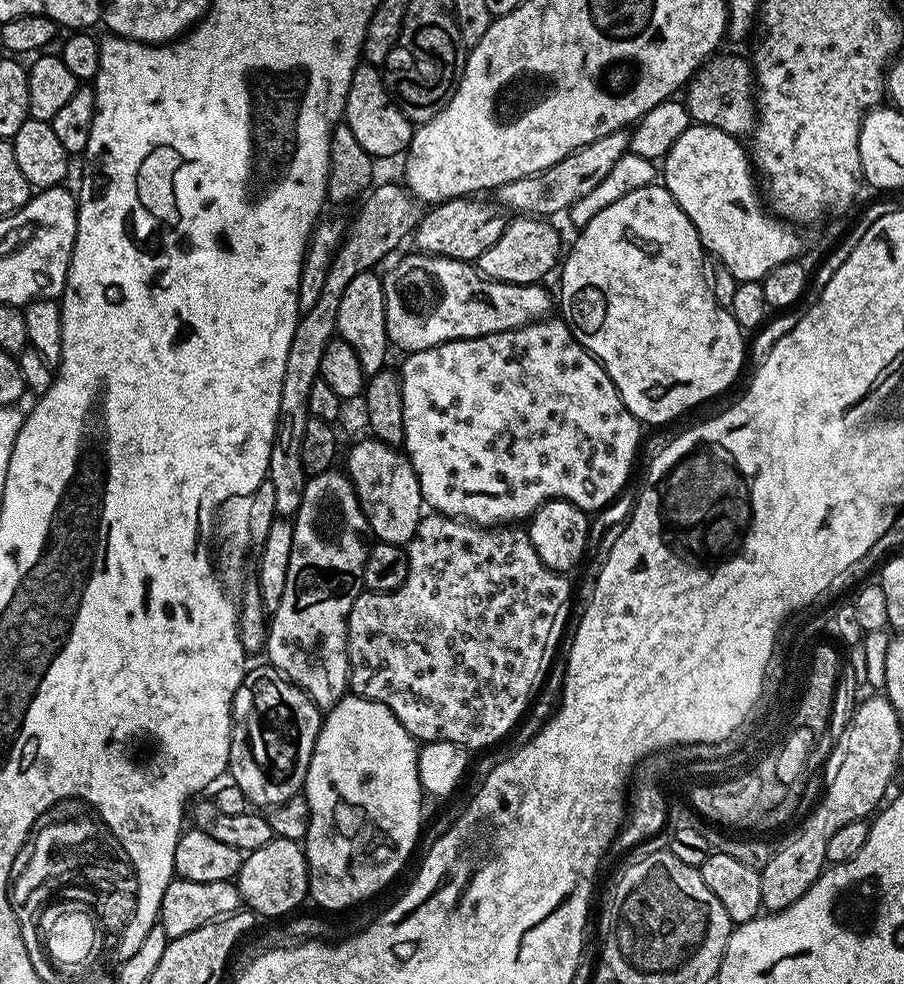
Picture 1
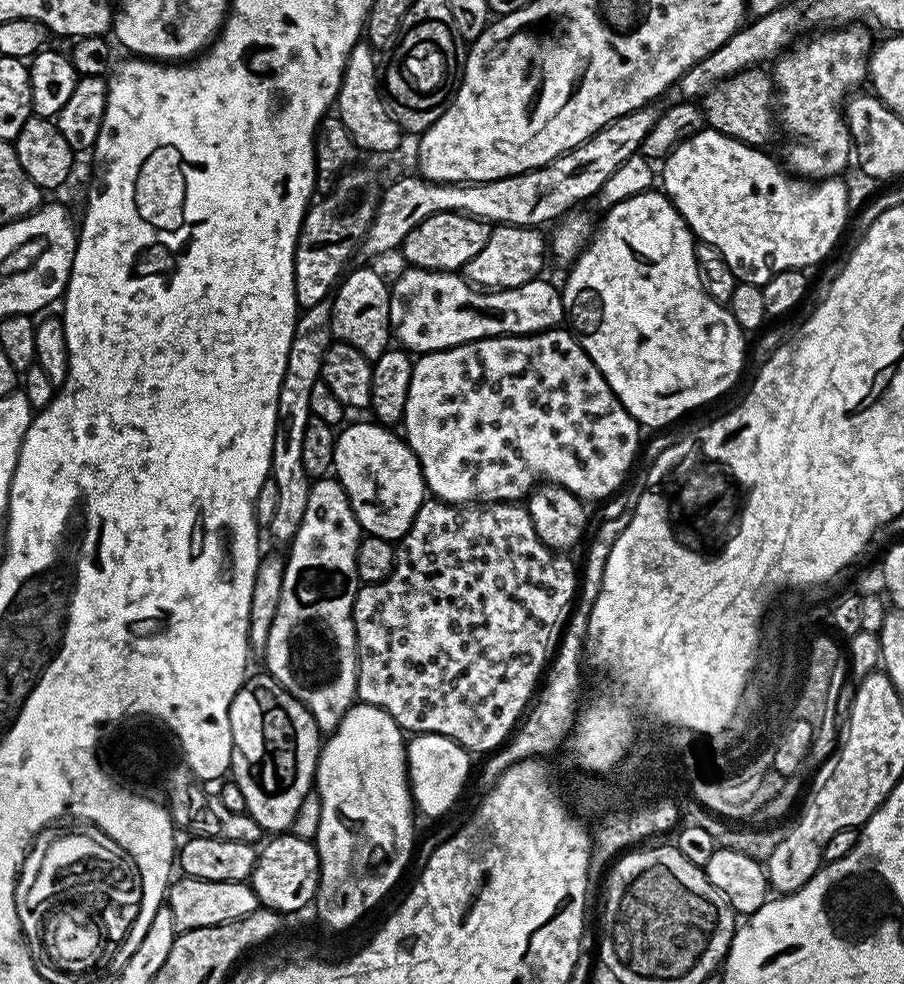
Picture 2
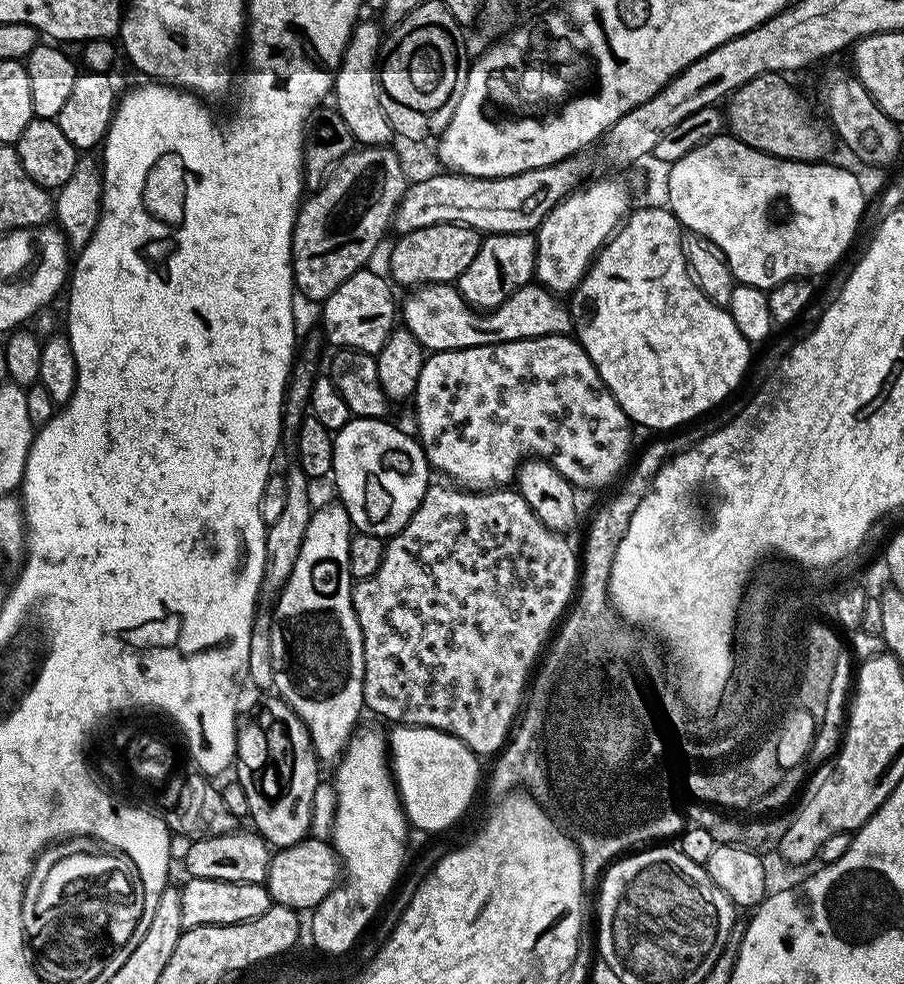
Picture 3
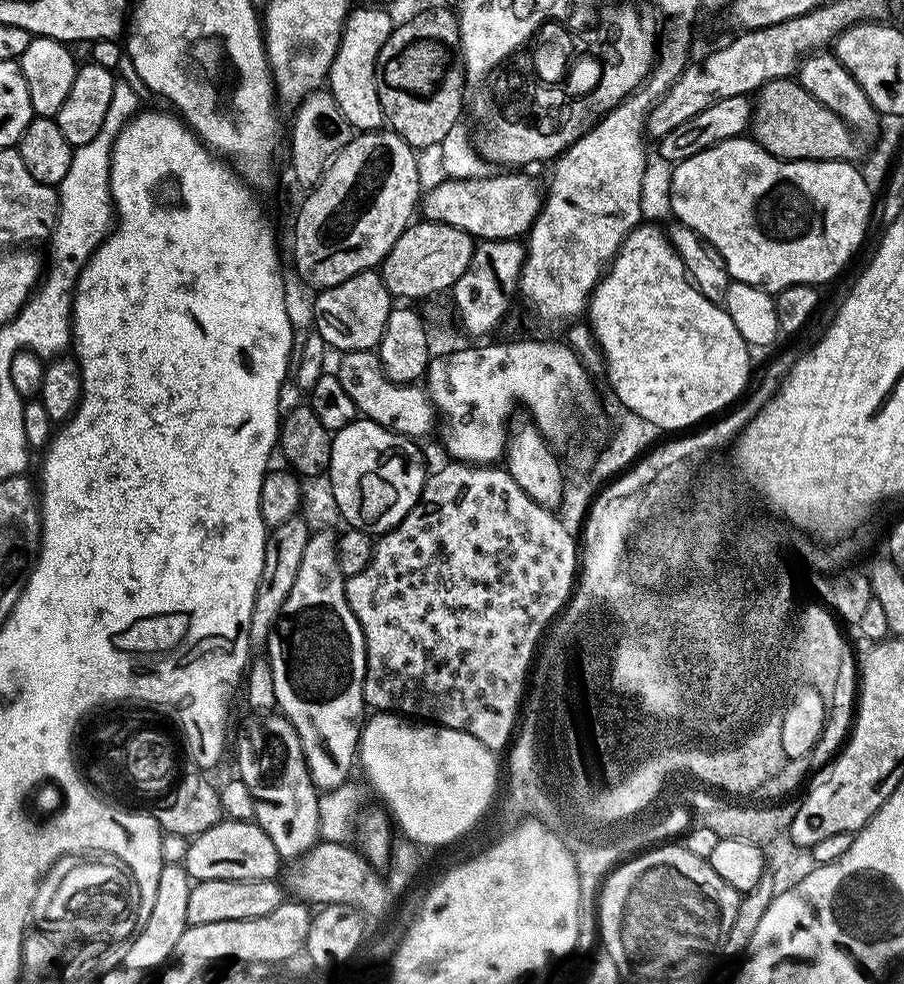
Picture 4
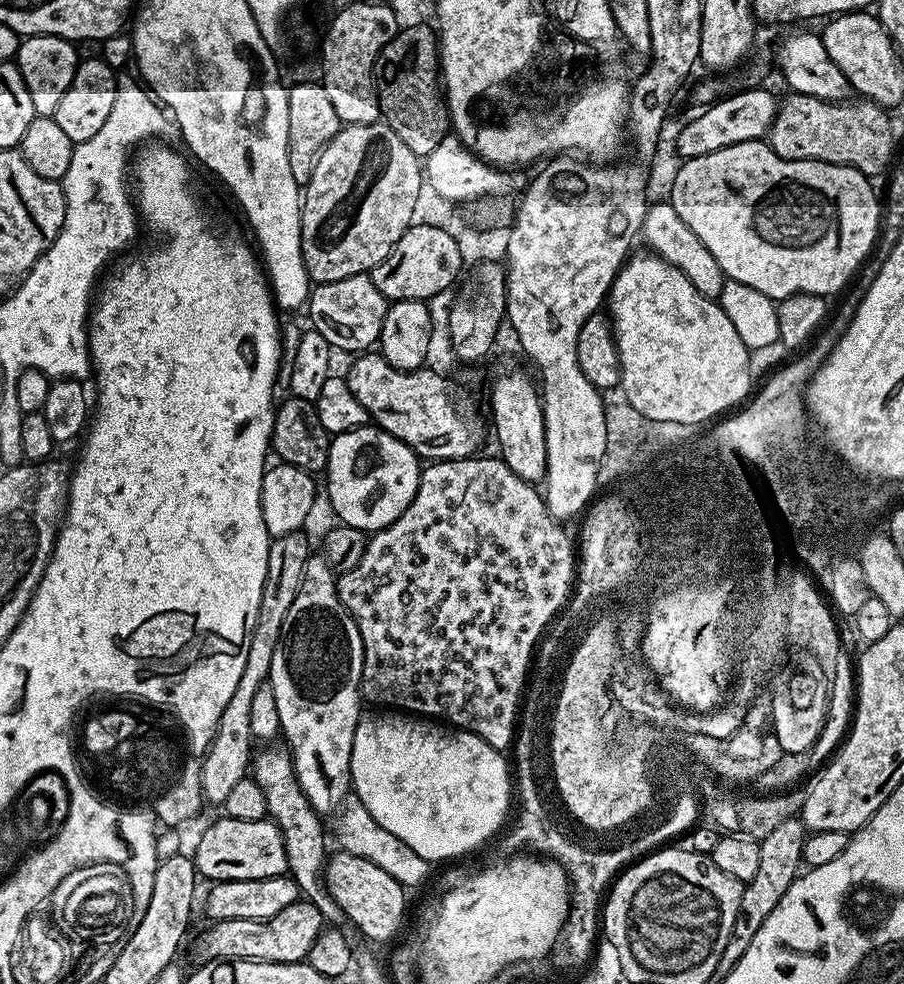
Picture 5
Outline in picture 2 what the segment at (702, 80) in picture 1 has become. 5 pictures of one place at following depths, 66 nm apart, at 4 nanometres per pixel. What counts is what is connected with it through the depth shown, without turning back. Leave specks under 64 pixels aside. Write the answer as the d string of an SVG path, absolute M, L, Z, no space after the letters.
M763 67L744 68L737 76L718 82L702 98L702 111L707 127L726 134L744 144L767 145L772 131L777 131L778 120L774 115L774 85L772 77Z

